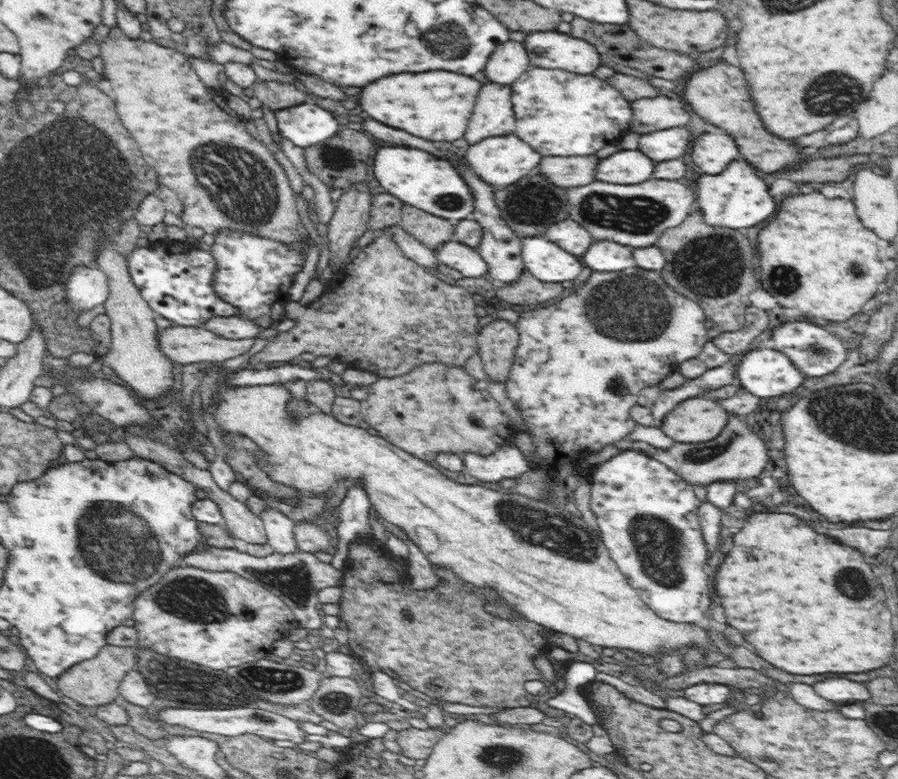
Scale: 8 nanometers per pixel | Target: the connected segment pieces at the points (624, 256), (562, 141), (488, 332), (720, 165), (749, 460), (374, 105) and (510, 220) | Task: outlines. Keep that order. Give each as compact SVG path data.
M593 241L588 250L580 256L585 266L596 272L618 272L625 268L636 267L632 247L612 241Z
M536 67L528 69L518 80L511 84L512 106L515 112L514 134L528 143L542 156L590 156L596 154L606 144L614 144L628 130L634 111L630 101L614 85L605 79L587 74L574 74L566 70Z
M492 318L491 322L482 324L476 336L477 352L481 356L484 371L490 380L503 383L508 380L518 340L520 340L518 329L514 323L508 322L508 319Z
M704 134L694 139L689 158L704 174L720 174L730 162L741 159L736 142L728 134Z
M729 414L728 424L720 435L710 442L700 444L676 442L670 450L652 448L646 442L630 441L628 438L616 442L615 447L621 451L636 451L644 453L650 458L664 462L670 470L676 472L684 481L691 485L706 486L712 481L738 481L749 478L760 478L768 463L768 451L763 438L748 426L747 422L740 420L739 416Z
M432 70L424 74L392 74L392 78L382 78L372 86L364 86L358 100L374 120L384 122L386 126L406 130L432 142L452 142L466 132L478 90L480 82L474 78L448 70Z
M542 174L523 176L512 186L506 186L496 192L496 204L500 208L502 220L521 238L542 237L550 224L568 219L568 190L554 186Z

